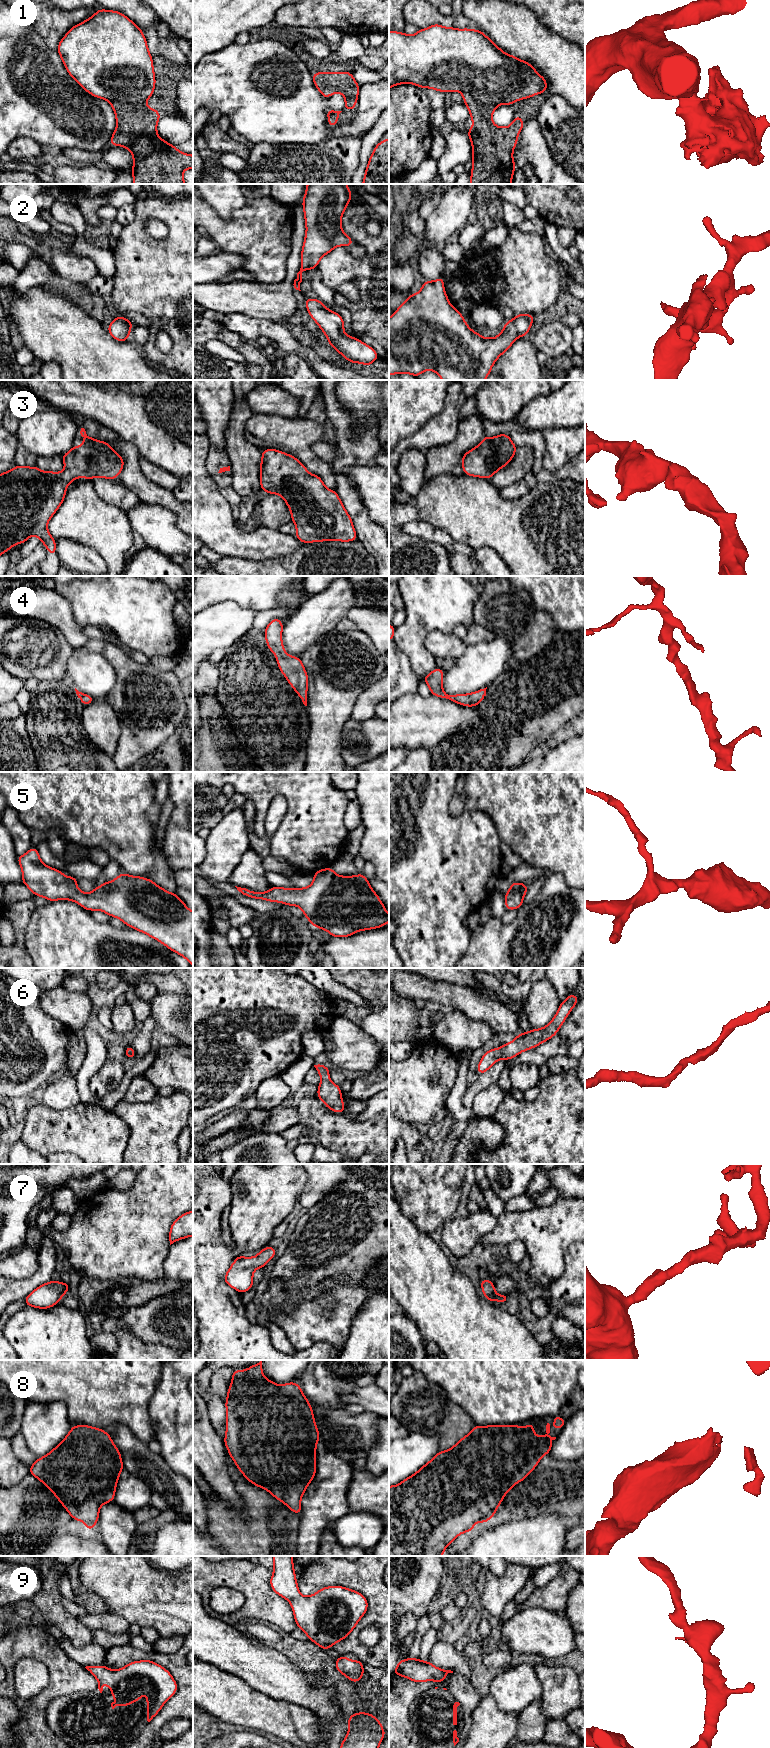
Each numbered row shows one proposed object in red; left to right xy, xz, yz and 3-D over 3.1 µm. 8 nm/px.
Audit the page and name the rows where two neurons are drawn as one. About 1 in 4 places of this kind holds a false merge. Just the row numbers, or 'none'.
none

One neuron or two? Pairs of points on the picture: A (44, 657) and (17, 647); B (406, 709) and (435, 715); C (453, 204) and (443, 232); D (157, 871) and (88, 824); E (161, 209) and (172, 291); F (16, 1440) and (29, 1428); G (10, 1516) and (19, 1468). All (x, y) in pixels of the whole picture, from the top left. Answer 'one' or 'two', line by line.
A: one
B: one
C: one
D: one
E: one
F: two
G: two

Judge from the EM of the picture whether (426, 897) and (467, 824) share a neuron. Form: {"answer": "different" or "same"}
{"answer": "same"}

